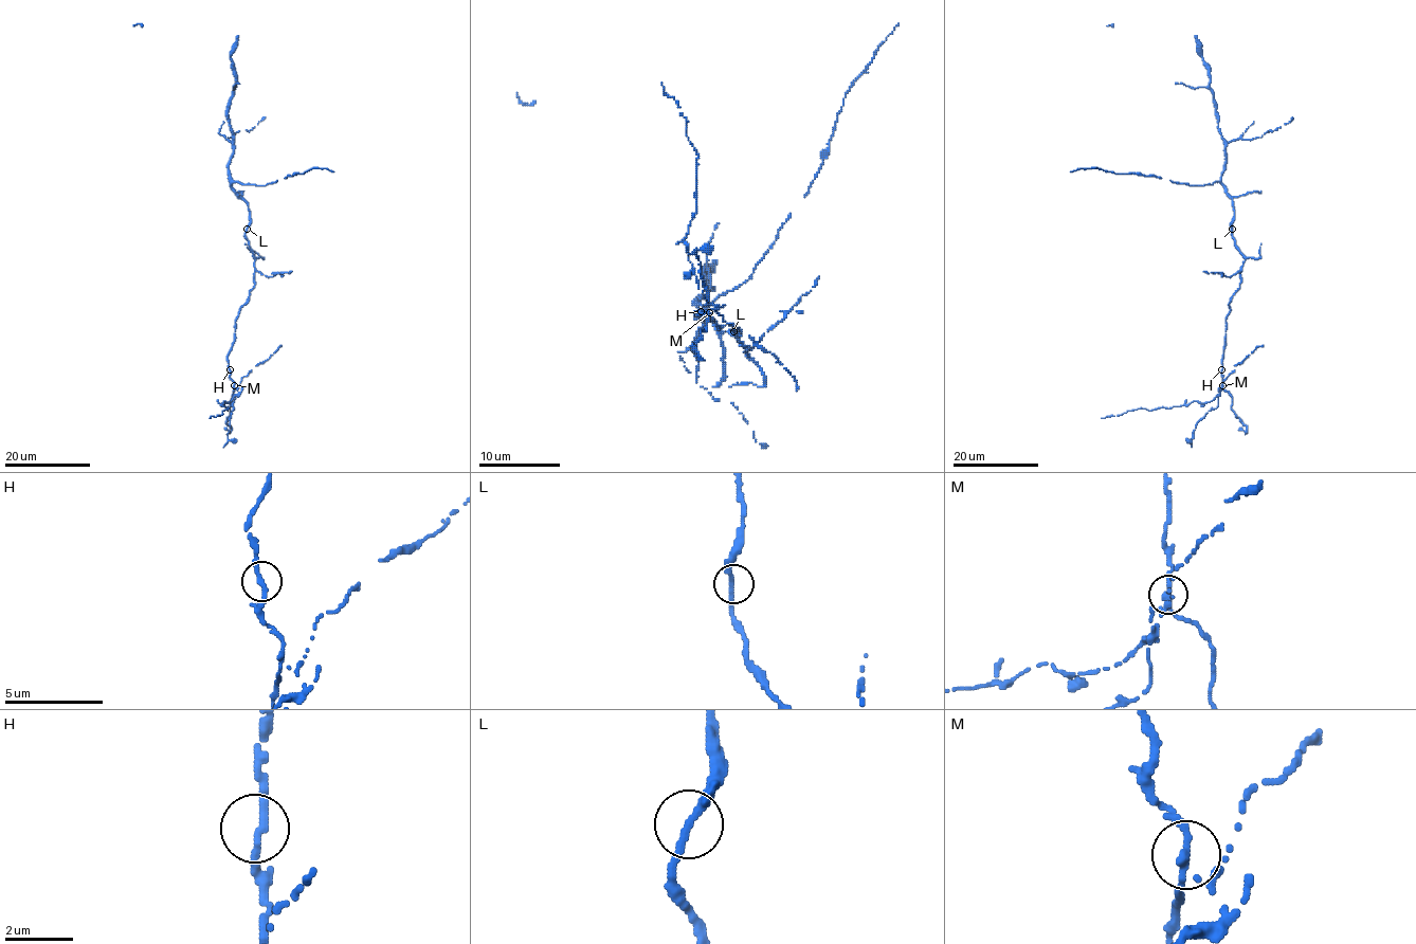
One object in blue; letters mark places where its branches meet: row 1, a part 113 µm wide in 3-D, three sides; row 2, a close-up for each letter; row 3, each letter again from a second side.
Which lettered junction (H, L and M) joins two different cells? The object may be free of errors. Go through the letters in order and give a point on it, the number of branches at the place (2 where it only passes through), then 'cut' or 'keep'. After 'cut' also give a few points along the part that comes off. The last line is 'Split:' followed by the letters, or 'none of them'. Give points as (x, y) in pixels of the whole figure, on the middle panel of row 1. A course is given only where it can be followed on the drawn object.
H: (701, 311) | 2 | keep
L: (733, 331) | 2 | keep
M: (709, 312) | 2 | cut | (708, 313), (716, 307), (699, 289), (684, 243), (696, 211), (699, 153), (686, 135), (686, 120), (661, 83)
Split: M

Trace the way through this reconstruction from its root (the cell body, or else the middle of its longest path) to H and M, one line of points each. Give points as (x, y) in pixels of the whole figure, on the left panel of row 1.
H: (248, 227), (244, 238), (254, 259), (254, 287), (235, 322), (235, 341), (228, 356), (230, 369)
M: (248, 227), (244, 238), (254, 259), (254, 287), (238, 313), (235, 341), (228, 356), (234, 386)

